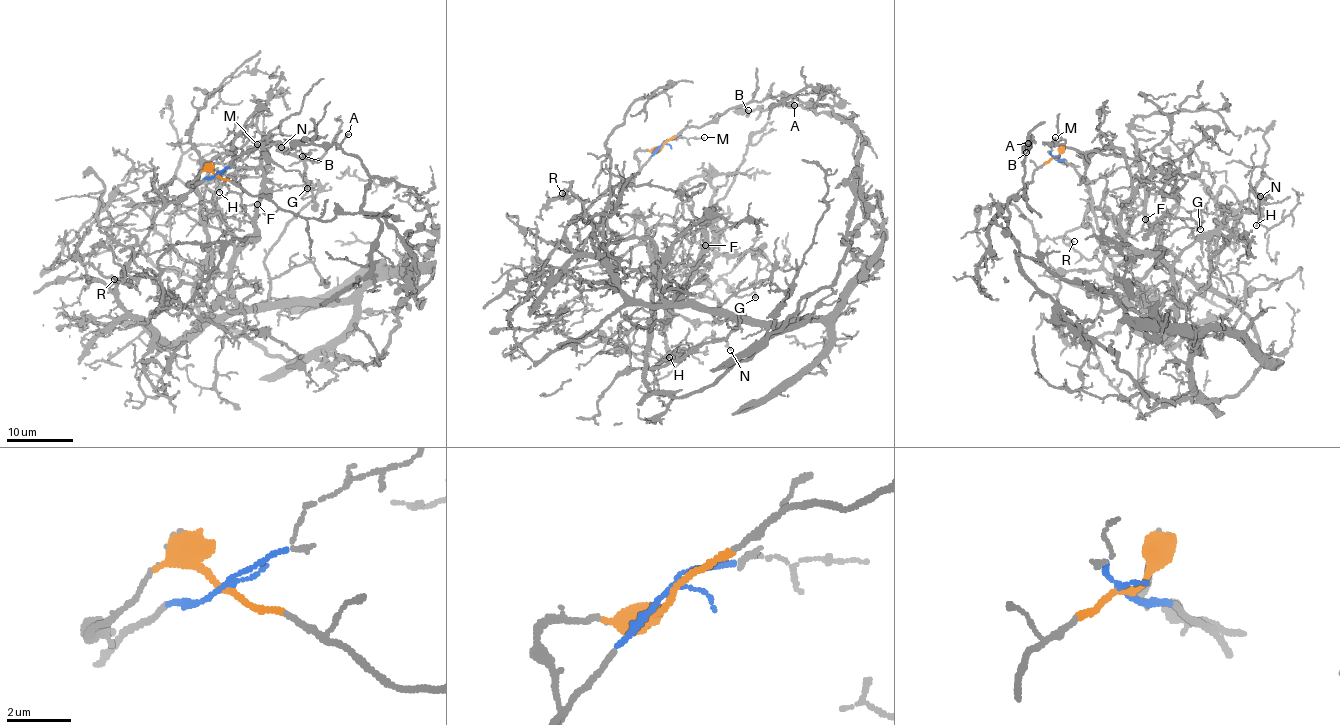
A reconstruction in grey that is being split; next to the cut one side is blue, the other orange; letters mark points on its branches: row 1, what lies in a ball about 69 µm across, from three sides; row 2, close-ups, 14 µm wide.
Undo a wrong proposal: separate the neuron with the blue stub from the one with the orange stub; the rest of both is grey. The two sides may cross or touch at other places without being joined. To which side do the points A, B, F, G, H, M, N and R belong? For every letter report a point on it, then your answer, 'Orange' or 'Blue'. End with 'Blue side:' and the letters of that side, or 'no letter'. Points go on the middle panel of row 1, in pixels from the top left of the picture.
A: Place: (794, 105). Orange
B: Place: (748, 110). Orange
F: Place: (705, 245). Blue
G: Place: (755, 297). Blue
H: Place: (669, 357). Blue
M: Place: (704, 137). Blue
N: Place: (730, 350). Blue
R: Place: (562, 193). Blue
Blue side: F, G, H, M, N, R

